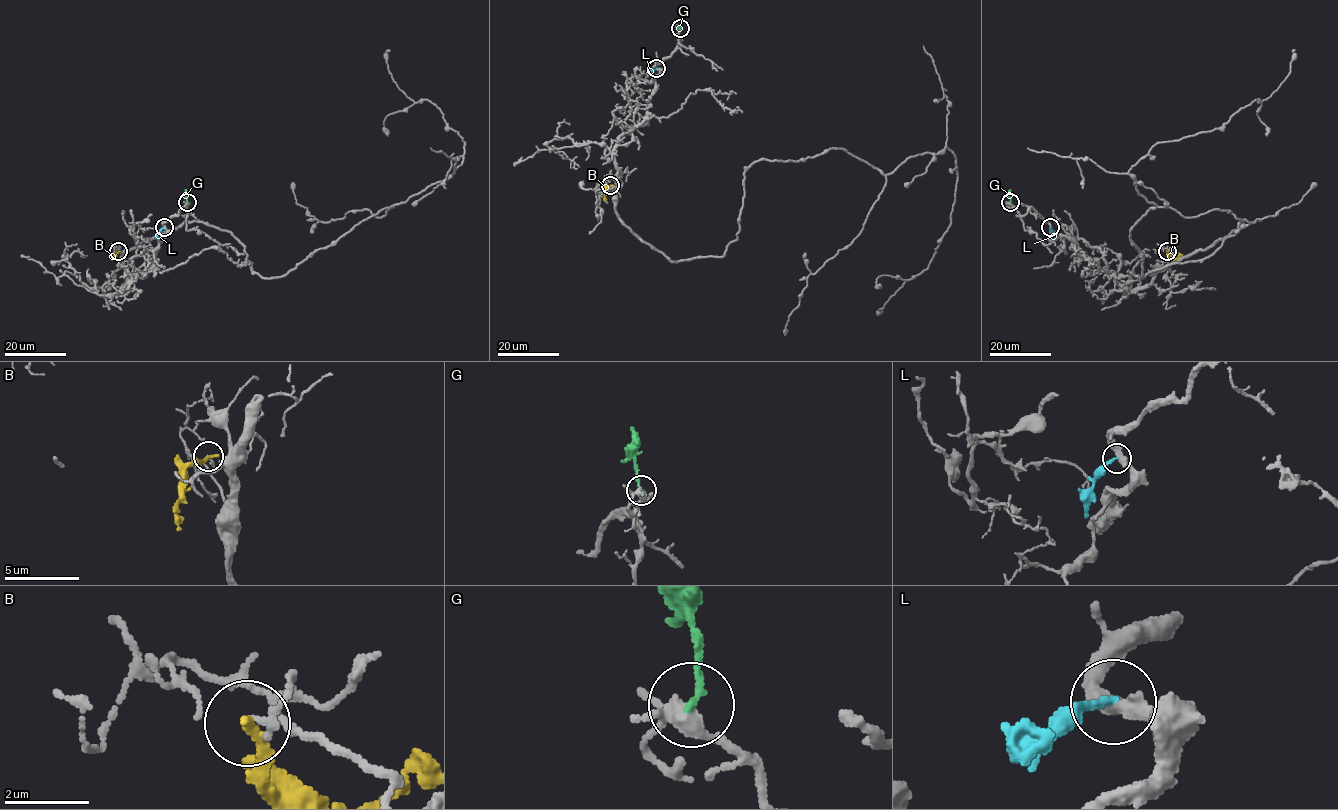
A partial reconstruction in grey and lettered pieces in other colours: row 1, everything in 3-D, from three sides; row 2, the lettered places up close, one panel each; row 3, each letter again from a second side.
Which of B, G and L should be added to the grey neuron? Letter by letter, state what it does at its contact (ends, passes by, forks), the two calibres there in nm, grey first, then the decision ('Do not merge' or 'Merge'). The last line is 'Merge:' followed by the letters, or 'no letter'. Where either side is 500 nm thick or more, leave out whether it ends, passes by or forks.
B: It ends there. Thickness 170 nm (grey) against 240 nm. Do not merge
G: It ends there. Thickness 300 nm (grey) against 160 nm. Do not merge
L: It ends there. Thickness 400 nm (grey) against 190 nm. Do not merge
Merge: no letter

